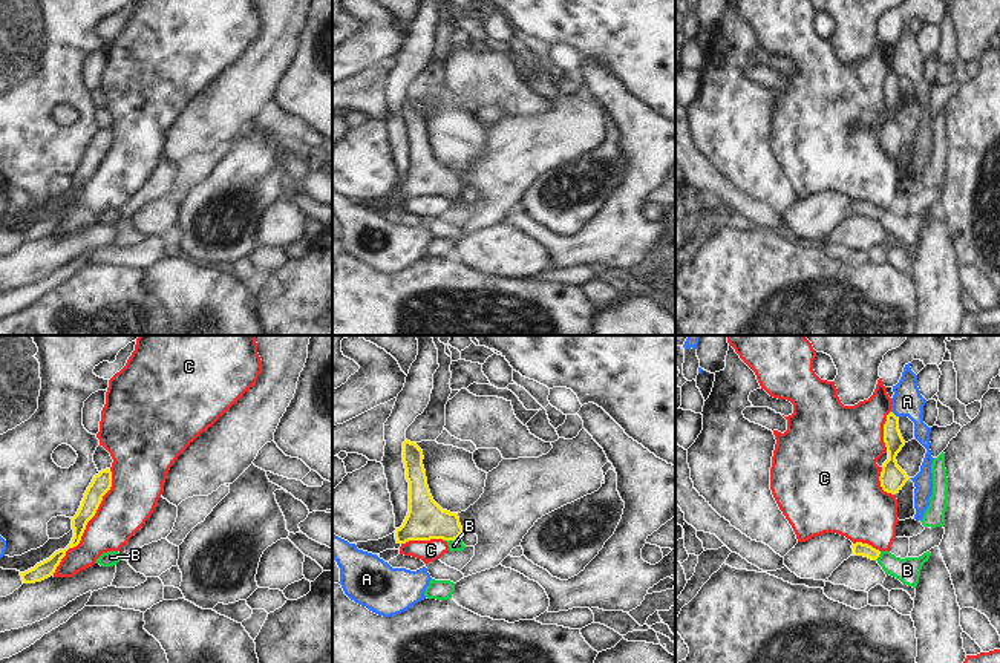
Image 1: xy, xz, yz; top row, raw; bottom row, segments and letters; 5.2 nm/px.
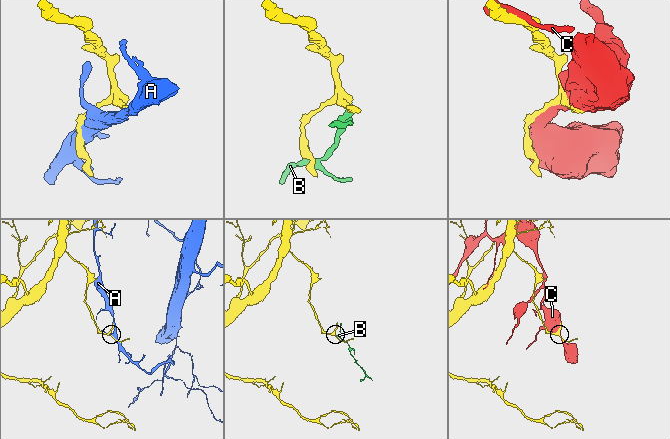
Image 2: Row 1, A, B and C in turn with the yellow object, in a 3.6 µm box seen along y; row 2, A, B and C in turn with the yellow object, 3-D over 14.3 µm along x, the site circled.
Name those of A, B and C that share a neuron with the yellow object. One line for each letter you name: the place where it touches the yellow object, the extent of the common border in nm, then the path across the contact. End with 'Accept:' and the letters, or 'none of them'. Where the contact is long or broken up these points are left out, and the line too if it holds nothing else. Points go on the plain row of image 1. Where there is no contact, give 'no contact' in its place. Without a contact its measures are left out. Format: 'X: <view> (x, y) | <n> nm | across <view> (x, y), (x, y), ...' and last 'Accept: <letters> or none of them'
B: xz (452, 196) | 90 nm | across xz (426, 176), (435, 179), (452, 196), (454, 202)
Accept: B

